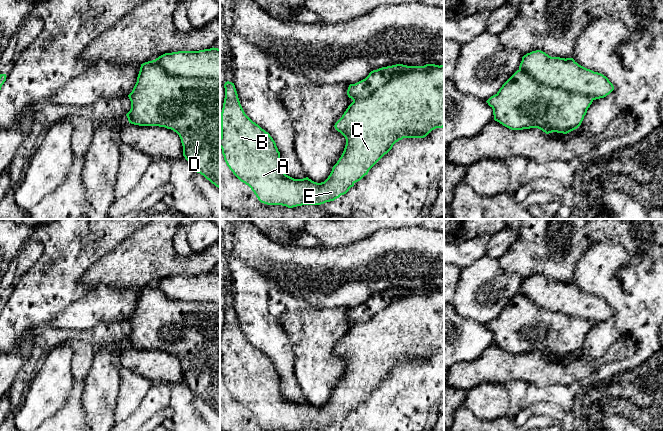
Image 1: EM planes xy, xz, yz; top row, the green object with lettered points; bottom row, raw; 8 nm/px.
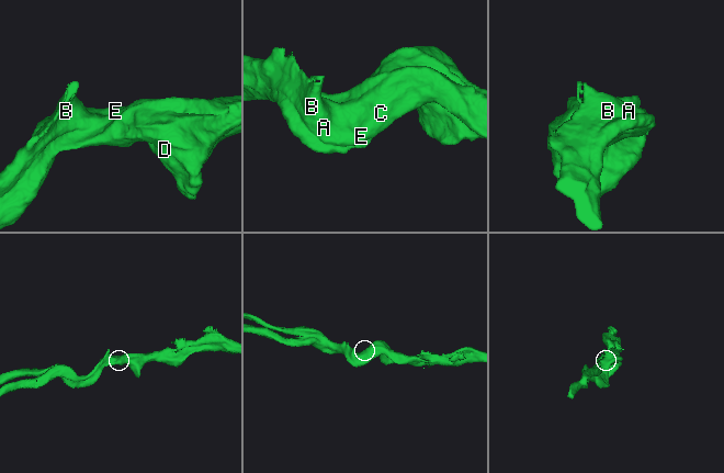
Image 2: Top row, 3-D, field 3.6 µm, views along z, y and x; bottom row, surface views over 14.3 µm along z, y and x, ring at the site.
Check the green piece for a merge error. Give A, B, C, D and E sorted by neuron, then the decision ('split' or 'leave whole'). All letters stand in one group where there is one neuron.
groups A B C E / D; split

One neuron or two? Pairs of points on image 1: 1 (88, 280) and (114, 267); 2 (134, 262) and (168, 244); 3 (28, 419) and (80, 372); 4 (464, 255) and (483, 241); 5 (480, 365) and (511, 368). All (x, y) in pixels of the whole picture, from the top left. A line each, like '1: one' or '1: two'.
1: one
2: one
3: two
4: one
5: one

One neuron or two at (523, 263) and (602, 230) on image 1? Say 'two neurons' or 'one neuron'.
one neuron

